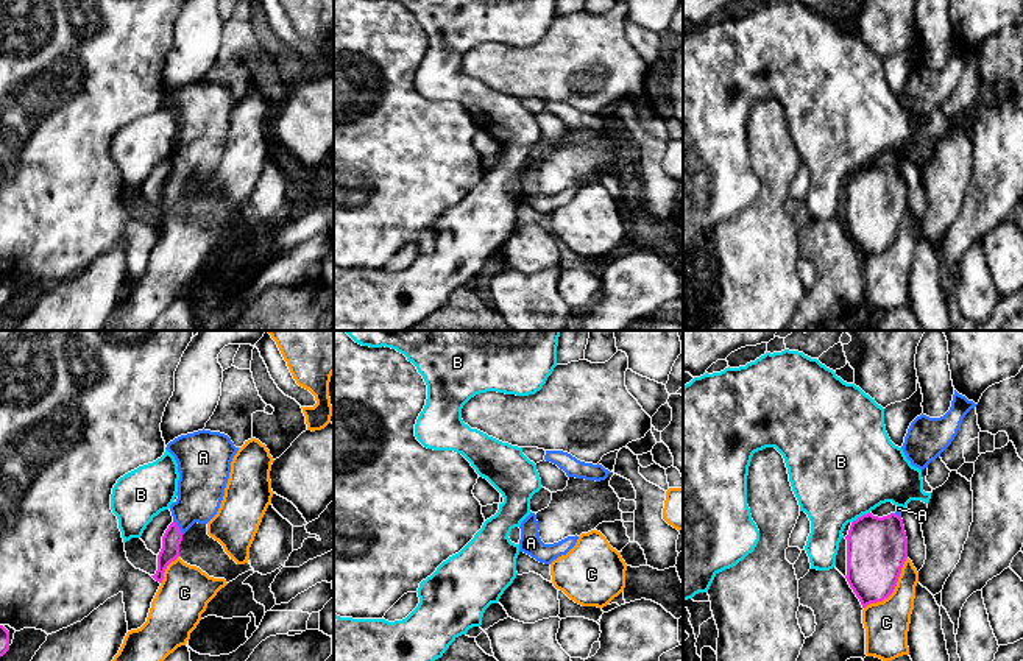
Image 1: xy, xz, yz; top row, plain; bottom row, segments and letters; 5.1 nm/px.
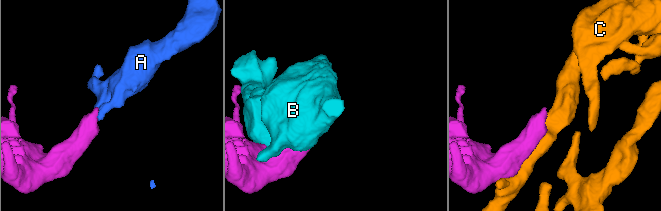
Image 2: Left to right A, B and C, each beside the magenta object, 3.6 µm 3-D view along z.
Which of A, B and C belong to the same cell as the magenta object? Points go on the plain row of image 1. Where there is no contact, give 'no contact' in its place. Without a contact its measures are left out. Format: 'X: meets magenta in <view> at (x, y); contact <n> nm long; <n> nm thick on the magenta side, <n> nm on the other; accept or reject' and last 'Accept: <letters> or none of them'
A: meets magenta in xy at (178, 178); contact 90 nm long; 100 nm thick on the magenta side, 240 nm on the other; accept
B: meets magenta in yz at (861, 167); contact 110 nm long; 320 nm thick on the magenta side, 480 nm on the other; reject
C: meets magenta in yz at (894, 239); contact 340 nm long; 320 nm thick on the magenta side, 220 nm on the other; reject
Accept: A

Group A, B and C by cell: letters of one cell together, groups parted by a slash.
A / B / C

